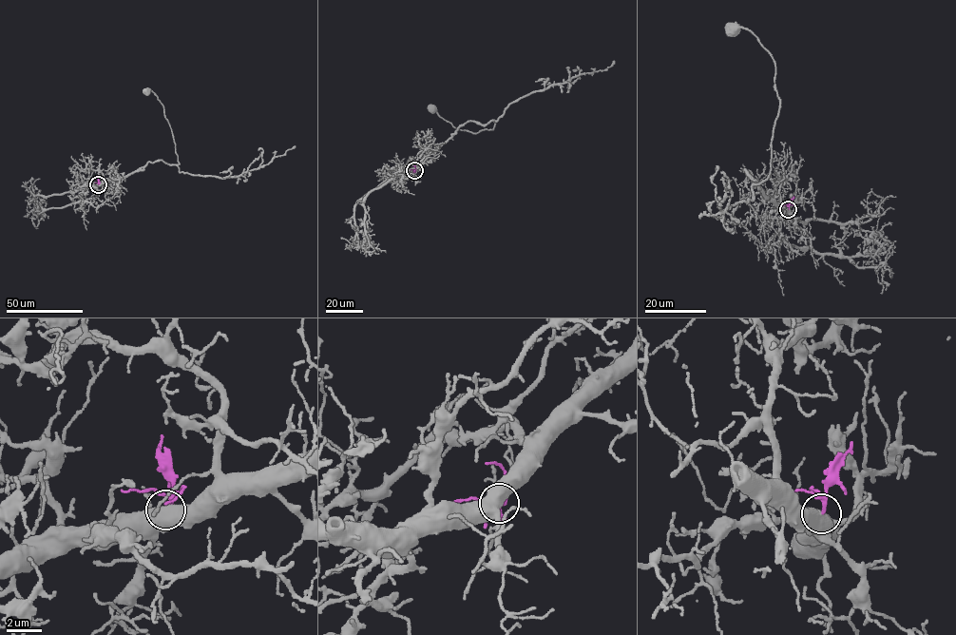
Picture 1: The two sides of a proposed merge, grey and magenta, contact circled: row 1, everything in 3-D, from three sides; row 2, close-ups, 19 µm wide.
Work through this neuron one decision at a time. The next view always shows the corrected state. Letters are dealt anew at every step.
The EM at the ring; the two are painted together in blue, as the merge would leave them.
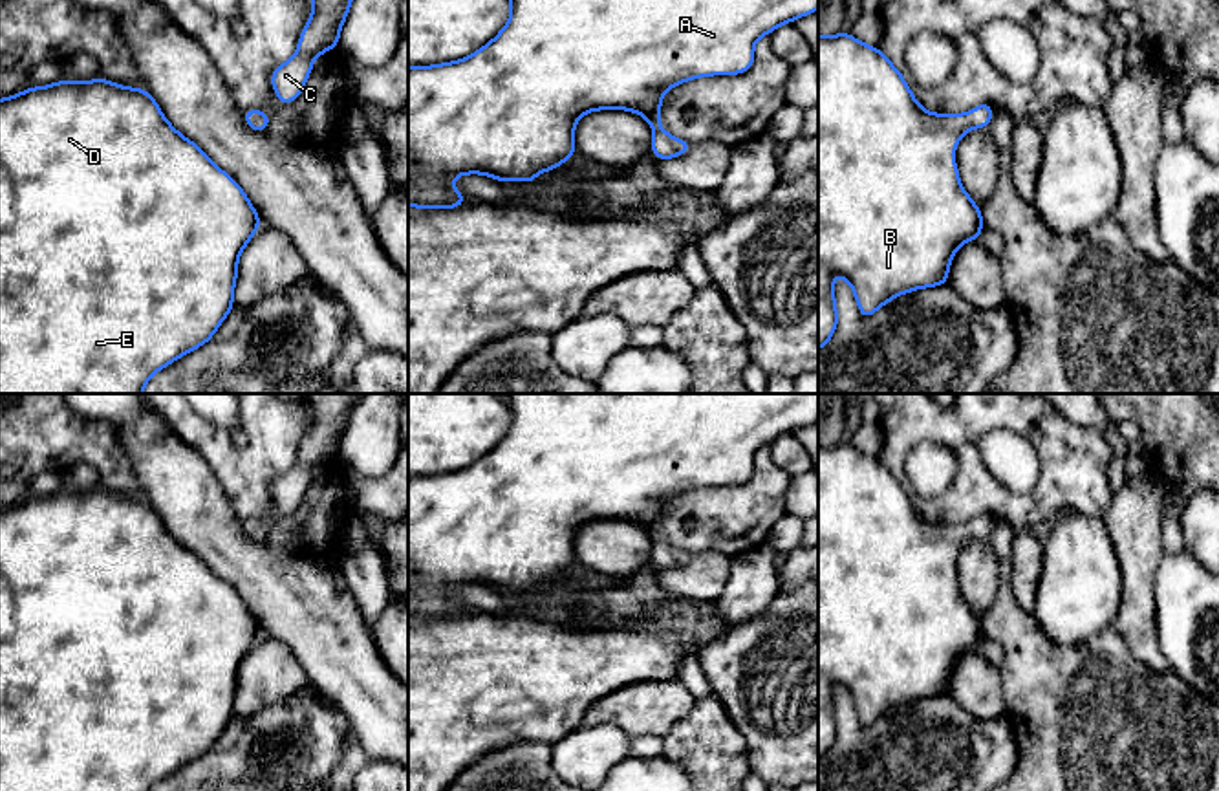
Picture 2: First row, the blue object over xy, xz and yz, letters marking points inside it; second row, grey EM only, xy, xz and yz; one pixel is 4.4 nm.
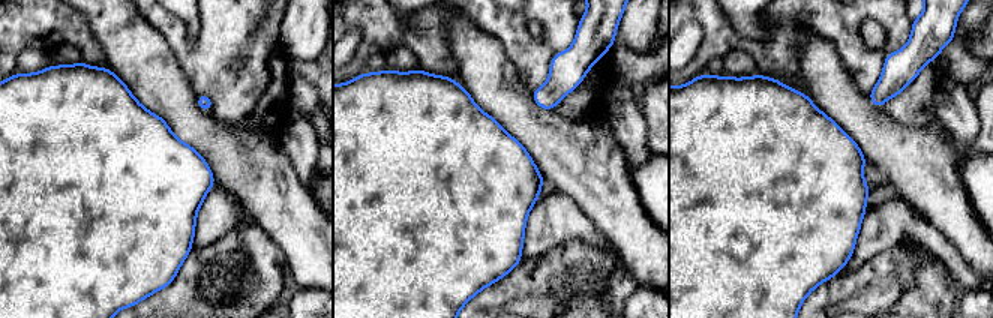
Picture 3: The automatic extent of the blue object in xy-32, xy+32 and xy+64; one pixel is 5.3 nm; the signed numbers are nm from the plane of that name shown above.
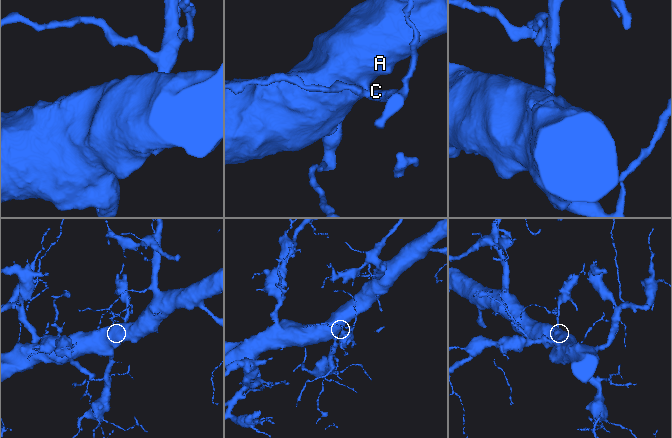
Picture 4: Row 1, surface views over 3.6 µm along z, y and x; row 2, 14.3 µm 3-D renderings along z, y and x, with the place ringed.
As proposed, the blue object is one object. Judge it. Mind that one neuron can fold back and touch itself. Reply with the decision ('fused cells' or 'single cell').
single cell

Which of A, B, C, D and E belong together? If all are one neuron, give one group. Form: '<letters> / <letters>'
A B C D E

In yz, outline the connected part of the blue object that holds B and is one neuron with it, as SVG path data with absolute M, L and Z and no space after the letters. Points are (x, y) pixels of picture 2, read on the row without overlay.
M851 443L818 445L818 762L838 734L835 685L851 696L862 729L899 705L948 694L955 661L979 650L983 641L981 617L961 597L954 560L963 544L988 538L992 526L988 513L968 524L926 522L879 458L862 454Z

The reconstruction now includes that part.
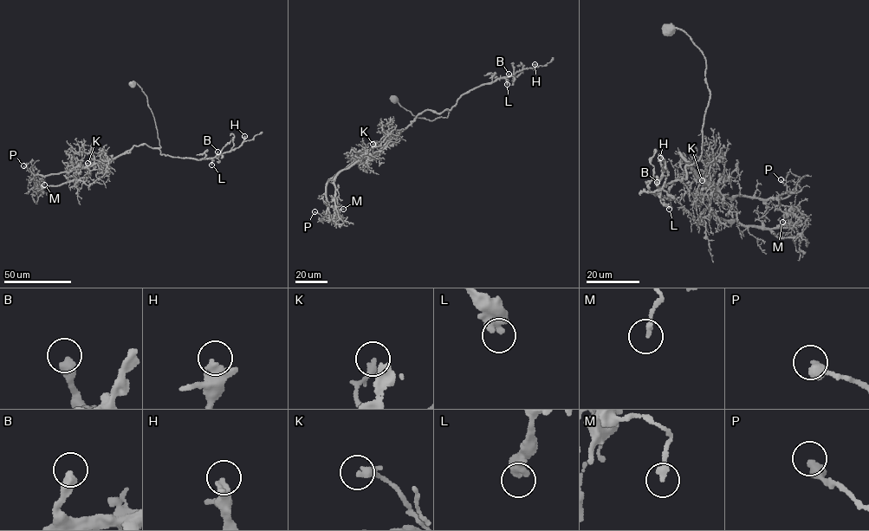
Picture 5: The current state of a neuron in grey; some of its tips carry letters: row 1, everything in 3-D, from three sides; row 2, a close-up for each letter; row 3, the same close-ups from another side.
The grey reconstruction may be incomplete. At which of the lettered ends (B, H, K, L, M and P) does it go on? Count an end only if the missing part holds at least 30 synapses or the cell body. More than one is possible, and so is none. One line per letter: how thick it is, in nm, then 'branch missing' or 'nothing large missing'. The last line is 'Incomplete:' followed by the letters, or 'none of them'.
B: 400 nm thick; nothing large missing
H: 440 nm thick; branch missing
K: 280 nm thick; nothing large missing
L: 440 nm thick; nothing large missing
M: 200 nm thick; nothing large missing
P: 480 nm thick; nothing large missing
Incomplete: H

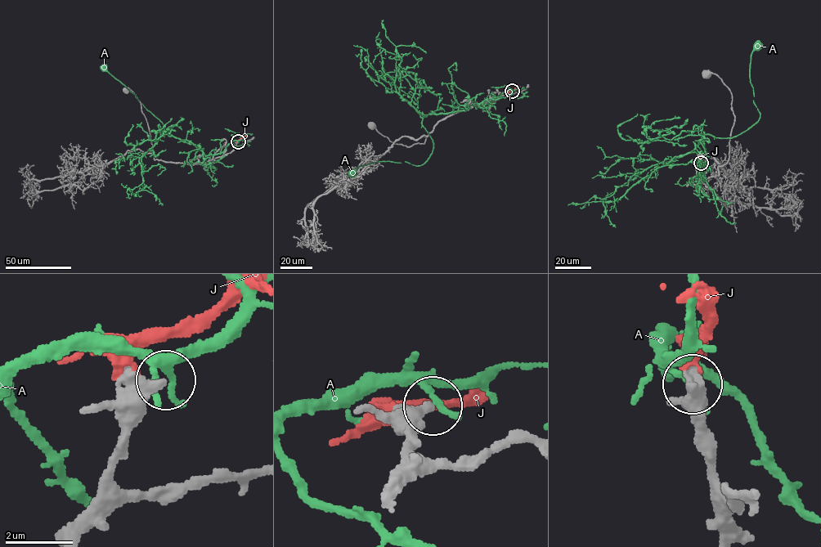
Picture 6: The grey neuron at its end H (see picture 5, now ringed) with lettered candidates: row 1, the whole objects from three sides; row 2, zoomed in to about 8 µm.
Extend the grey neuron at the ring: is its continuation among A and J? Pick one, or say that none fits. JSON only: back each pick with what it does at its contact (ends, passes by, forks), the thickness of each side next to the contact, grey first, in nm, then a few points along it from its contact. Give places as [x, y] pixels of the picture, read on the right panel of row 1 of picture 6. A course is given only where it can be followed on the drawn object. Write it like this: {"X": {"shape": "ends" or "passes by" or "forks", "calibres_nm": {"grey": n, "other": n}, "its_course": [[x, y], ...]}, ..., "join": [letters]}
{"join": []}

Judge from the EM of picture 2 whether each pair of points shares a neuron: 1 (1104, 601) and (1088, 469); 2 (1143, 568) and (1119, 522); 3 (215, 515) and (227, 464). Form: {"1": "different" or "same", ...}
{"1": "different", "2": "same", "3": "different"}

